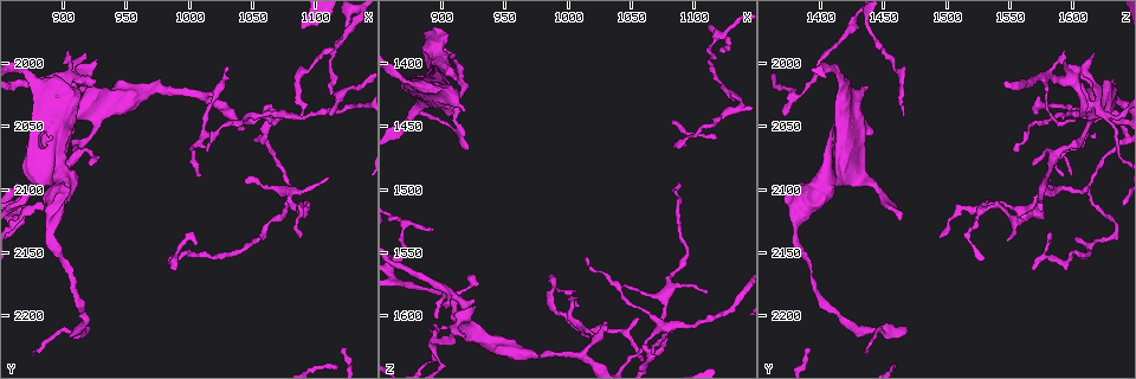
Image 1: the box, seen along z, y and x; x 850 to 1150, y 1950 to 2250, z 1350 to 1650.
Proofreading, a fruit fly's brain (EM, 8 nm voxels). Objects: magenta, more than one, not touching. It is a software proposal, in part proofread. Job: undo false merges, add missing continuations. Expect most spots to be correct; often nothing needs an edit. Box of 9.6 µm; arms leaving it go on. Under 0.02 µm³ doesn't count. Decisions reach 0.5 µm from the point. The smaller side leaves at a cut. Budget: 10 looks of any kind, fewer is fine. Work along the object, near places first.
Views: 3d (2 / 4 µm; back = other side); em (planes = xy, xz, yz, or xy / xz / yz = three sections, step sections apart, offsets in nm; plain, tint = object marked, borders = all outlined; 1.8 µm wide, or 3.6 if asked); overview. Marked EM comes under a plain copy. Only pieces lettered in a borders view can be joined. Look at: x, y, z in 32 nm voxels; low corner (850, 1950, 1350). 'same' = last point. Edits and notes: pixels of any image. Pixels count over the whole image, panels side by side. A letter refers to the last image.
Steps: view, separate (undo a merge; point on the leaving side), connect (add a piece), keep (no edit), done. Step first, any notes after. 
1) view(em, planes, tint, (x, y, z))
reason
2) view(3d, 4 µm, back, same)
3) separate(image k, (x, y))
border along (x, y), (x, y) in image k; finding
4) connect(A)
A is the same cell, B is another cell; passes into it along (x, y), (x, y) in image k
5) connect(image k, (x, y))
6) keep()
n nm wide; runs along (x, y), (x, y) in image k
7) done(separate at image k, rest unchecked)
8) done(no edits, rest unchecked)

view(em, xz, step 16, tint, (920, 2016, 1604))
arms part here

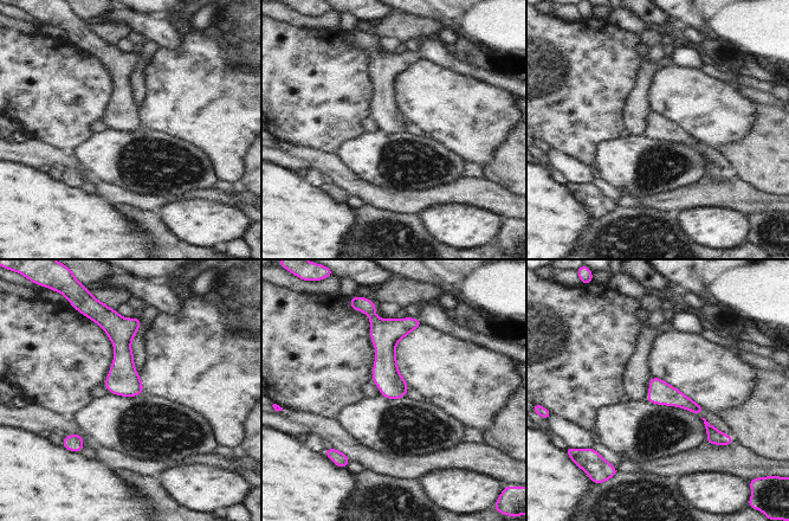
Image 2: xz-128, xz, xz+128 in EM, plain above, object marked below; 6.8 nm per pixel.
view(em, xz, step 16, borders, same)
what lies round it

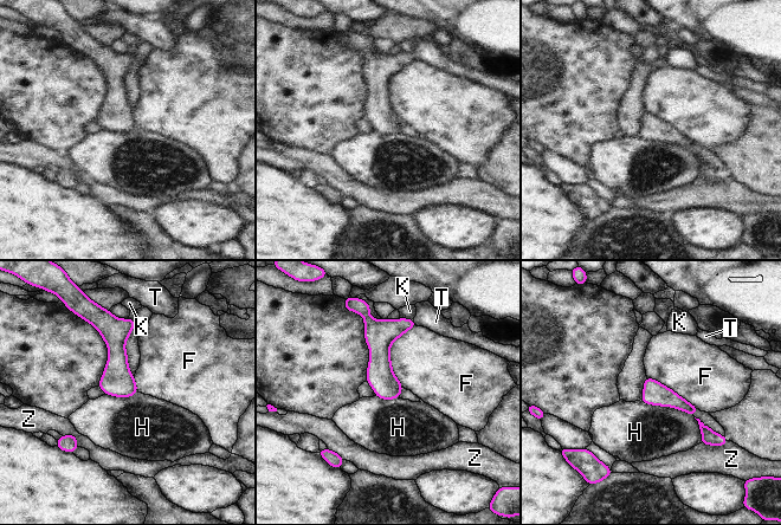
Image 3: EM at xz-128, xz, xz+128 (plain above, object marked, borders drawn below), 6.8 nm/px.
keep()
F, H, K, T and Z are other cells; runs along (647, 381), (709, 432) in image 3; one neuron here

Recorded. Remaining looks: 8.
view(em, planes, tint, (1056, 2040, 1628))
abrupt turn

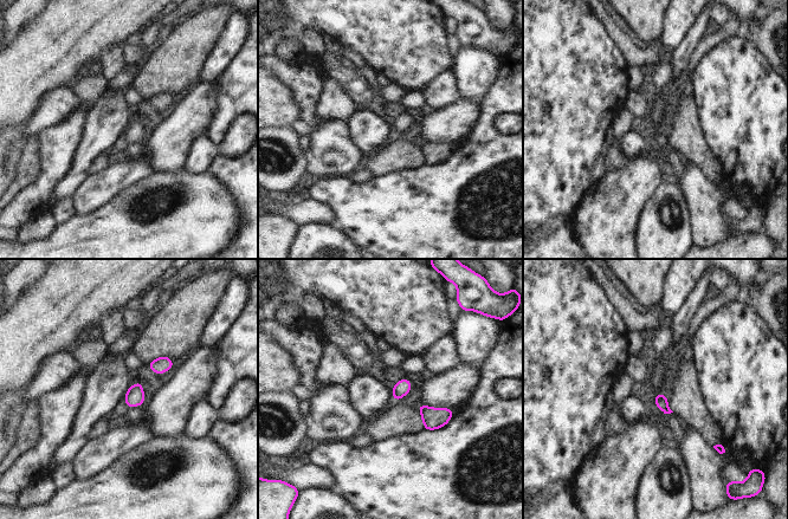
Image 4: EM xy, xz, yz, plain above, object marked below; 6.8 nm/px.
view(em, planes, borders, same)

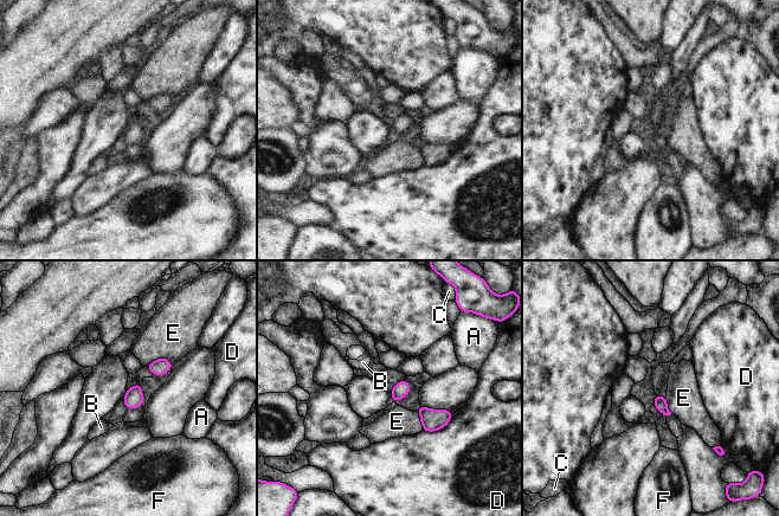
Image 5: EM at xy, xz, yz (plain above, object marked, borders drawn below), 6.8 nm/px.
keep()
A, B, C, D, E and F are other cells; one neuron here

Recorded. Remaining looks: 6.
view(em, planes, borders, (1014, 2072, 1556))
an open end

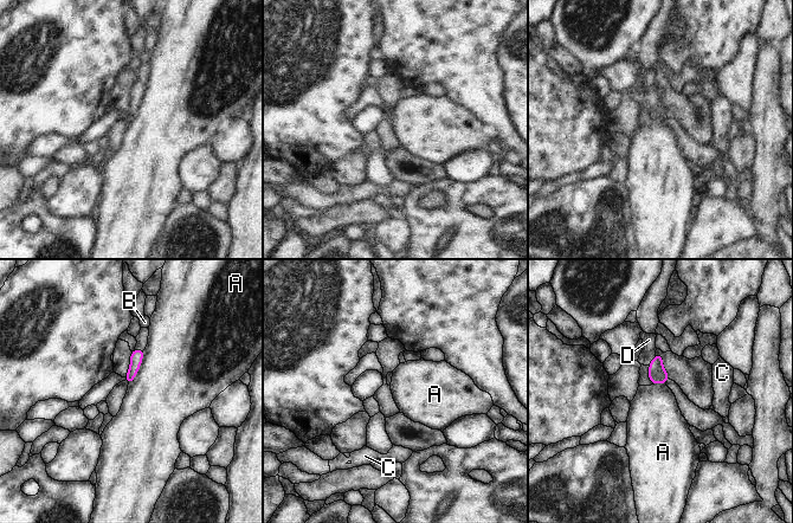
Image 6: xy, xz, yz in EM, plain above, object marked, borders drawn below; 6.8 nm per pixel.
keep()
A, B, C and D are other cells; border along (144, 349), (139, 370), (128, 385) in image 6; no lettered piece goes on from it

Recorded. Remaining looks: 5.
view(3d, 2 µm, (902, 2104, 1378))
an open end

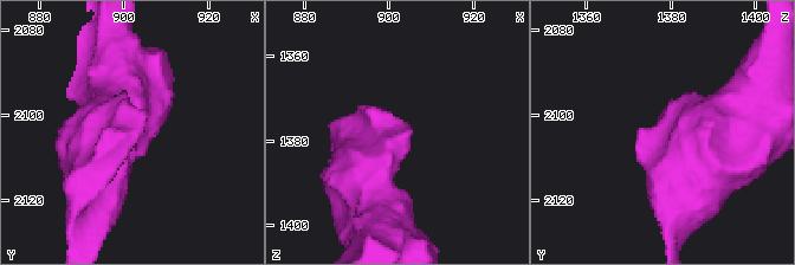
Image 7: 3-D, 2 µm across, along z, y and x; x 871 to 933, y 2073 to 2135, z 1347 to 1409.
view(em, xy, step 8, tint, (905, 2104, 1378))
shape alone is not enough

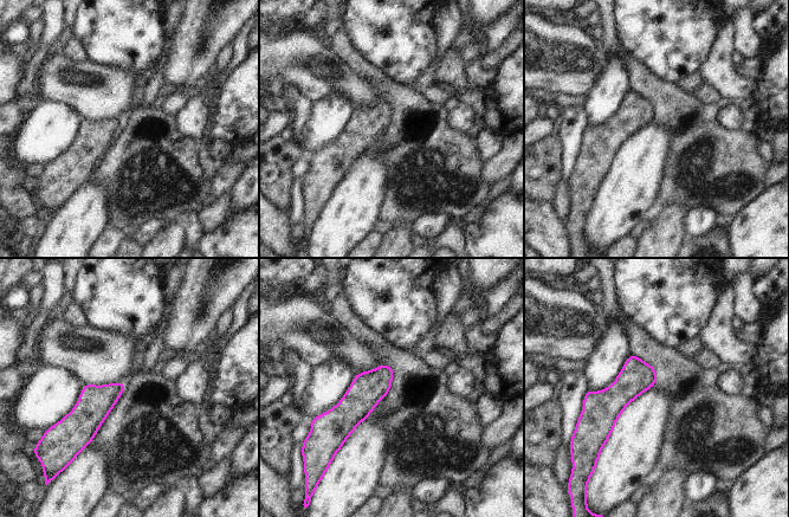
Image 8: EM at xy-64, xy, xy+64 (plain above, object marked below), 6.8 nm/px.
view(em, planes, borders, same)
cut it another way

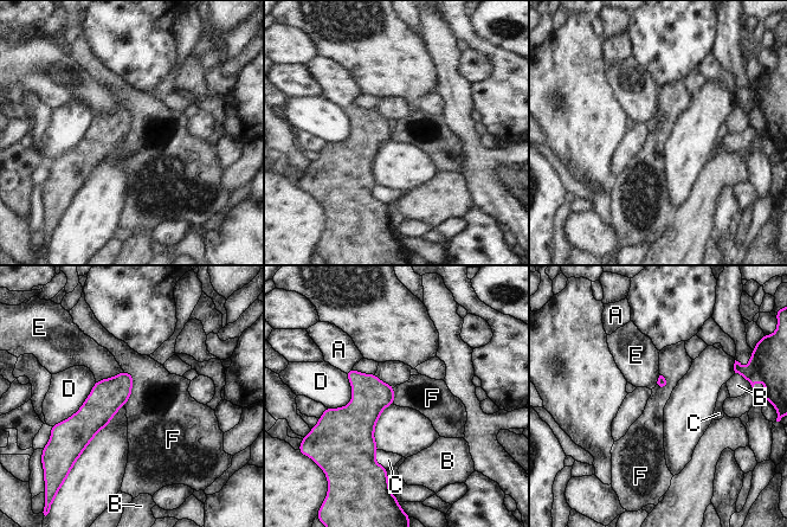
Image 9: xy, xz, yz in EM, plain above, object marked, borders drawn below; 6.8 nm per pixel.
keep()
A, B, C, D, E and F are other cells; border along (127, 371), (133, 386), (123, 405) in image 9; no lettered piece goes on from it

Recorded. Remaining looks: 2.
done(no edits, rest unchecked)

